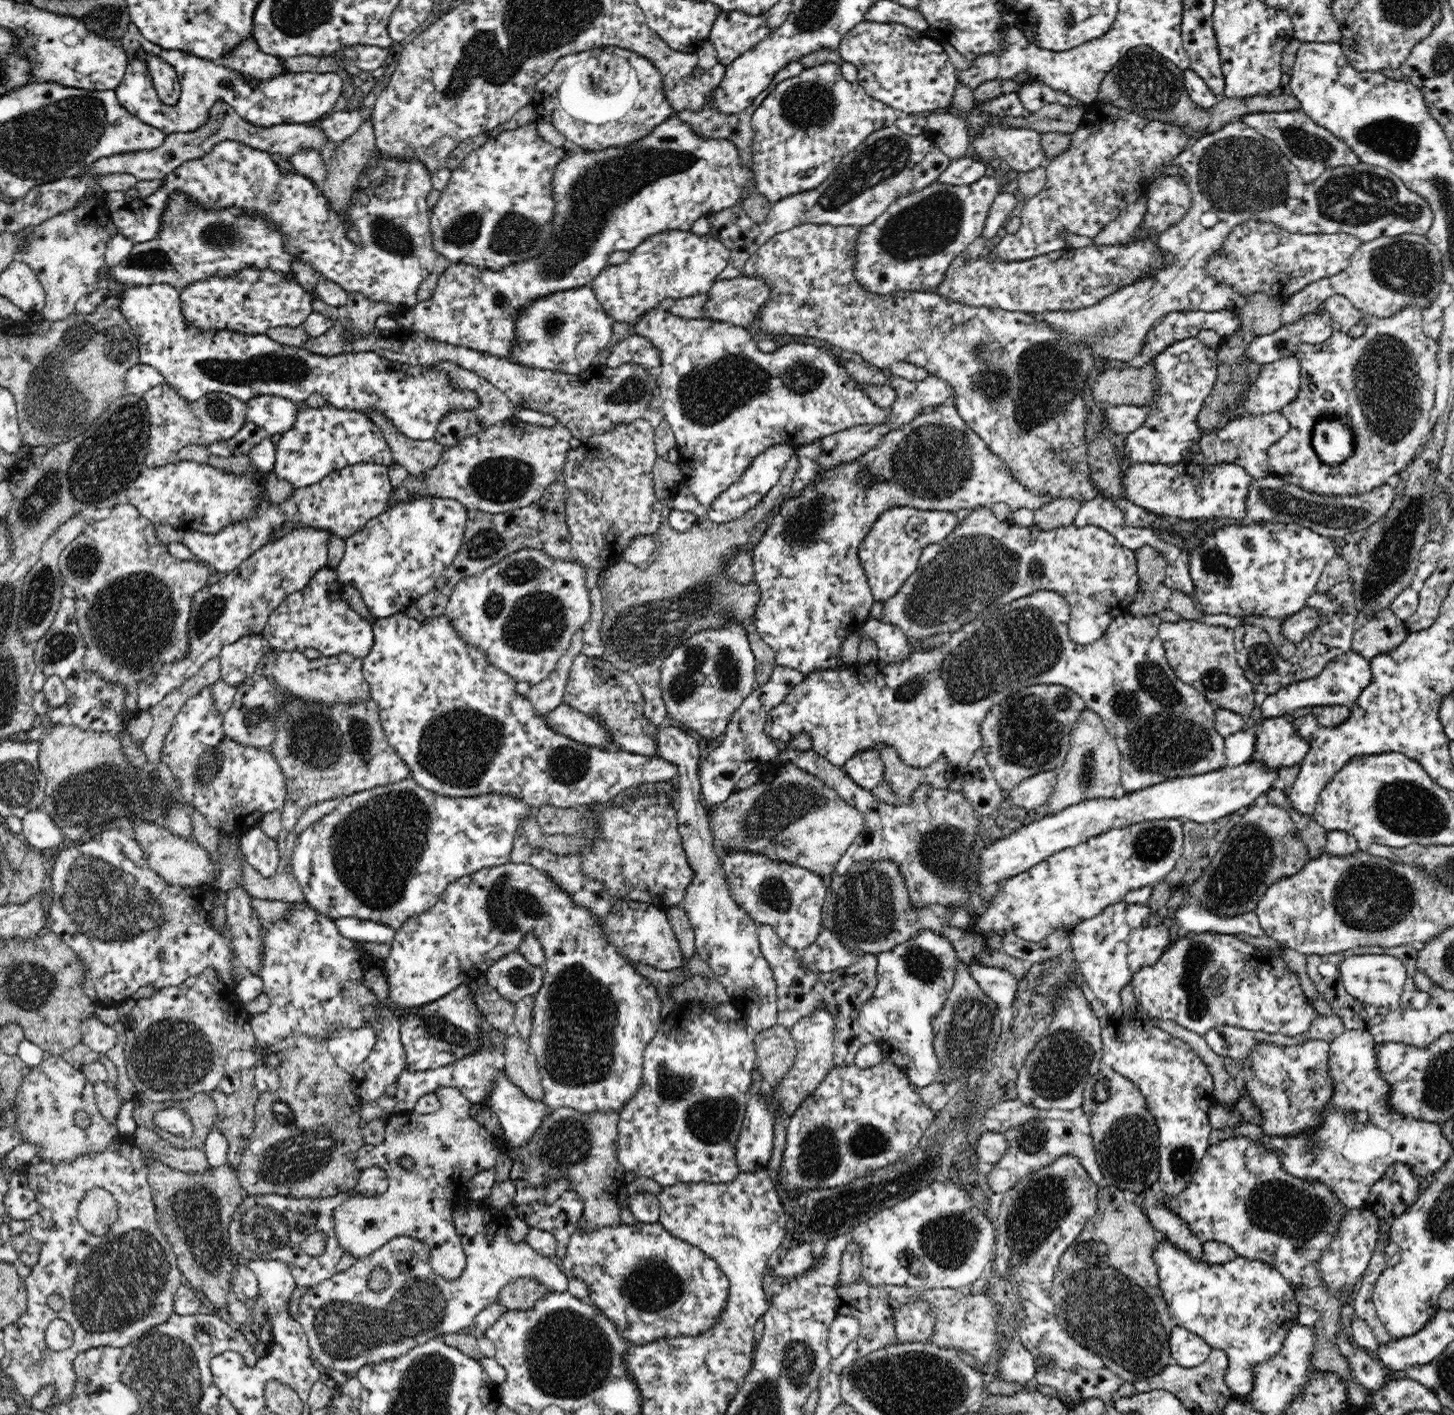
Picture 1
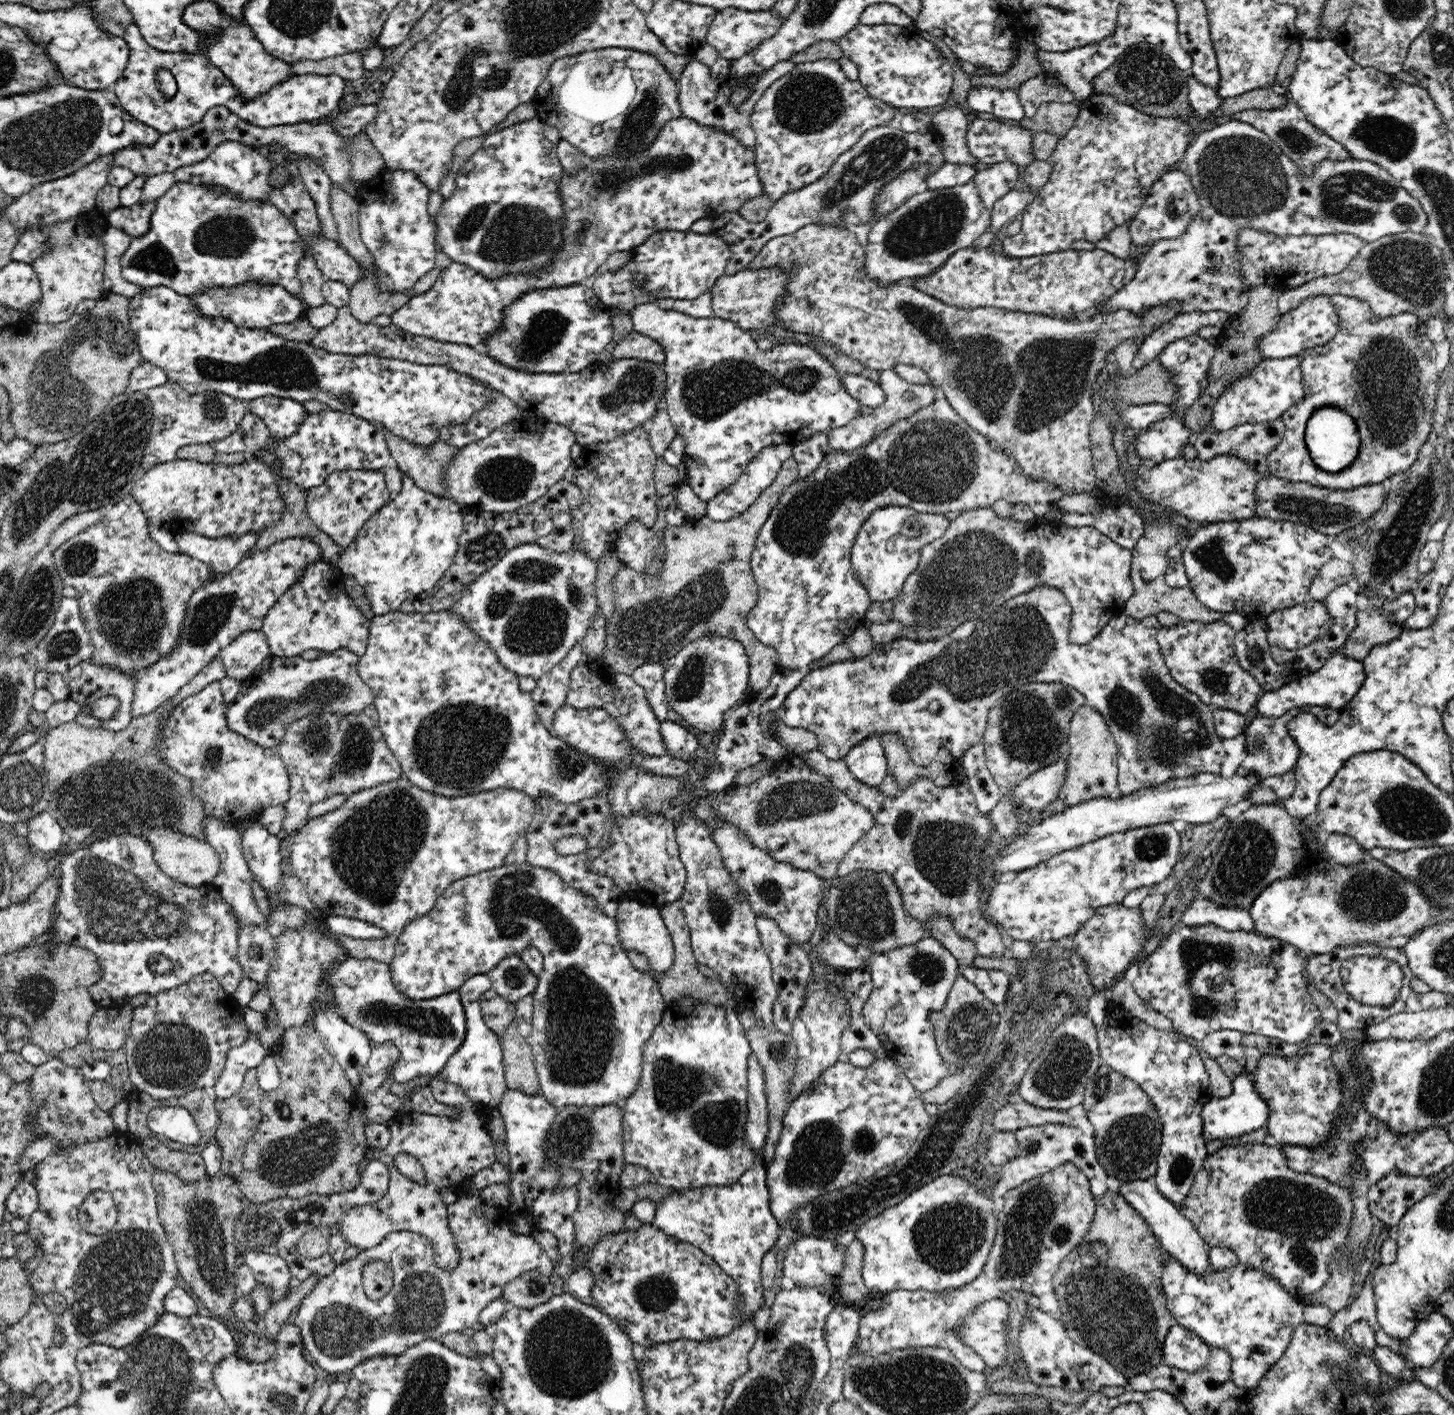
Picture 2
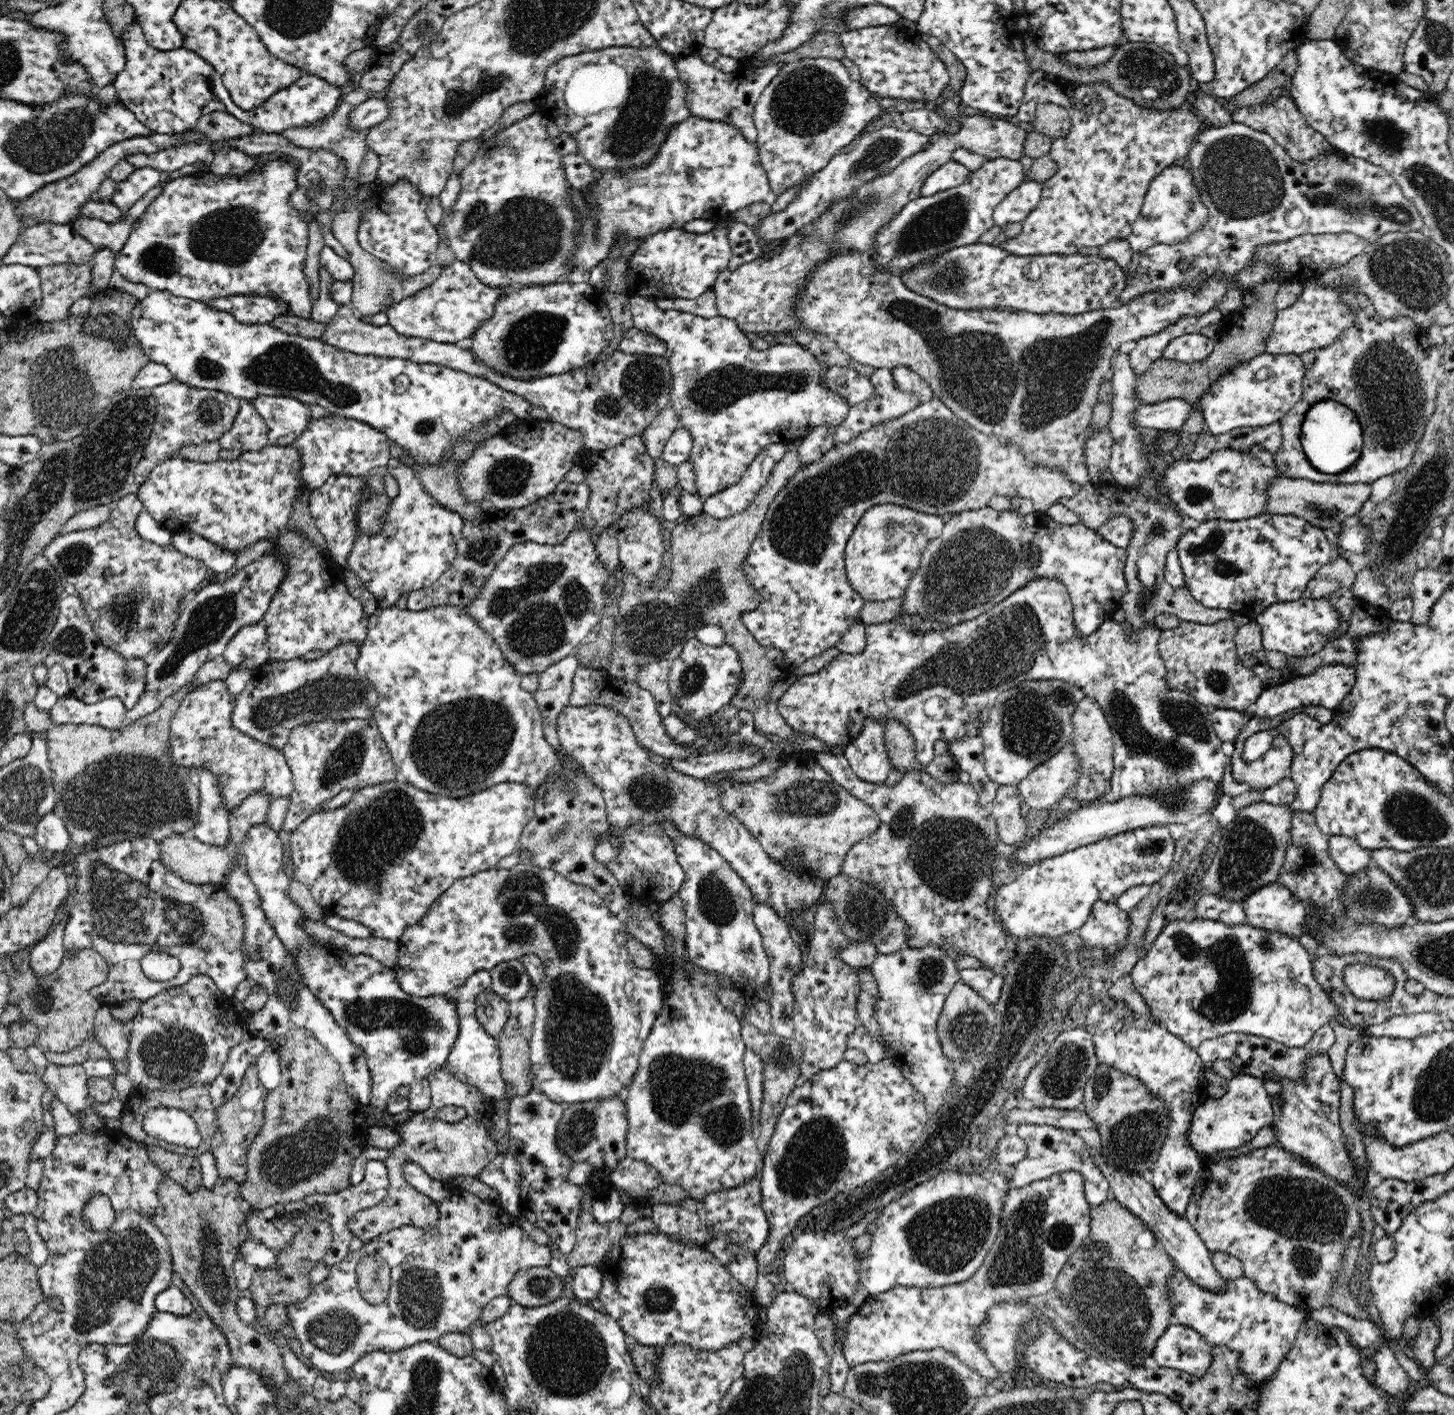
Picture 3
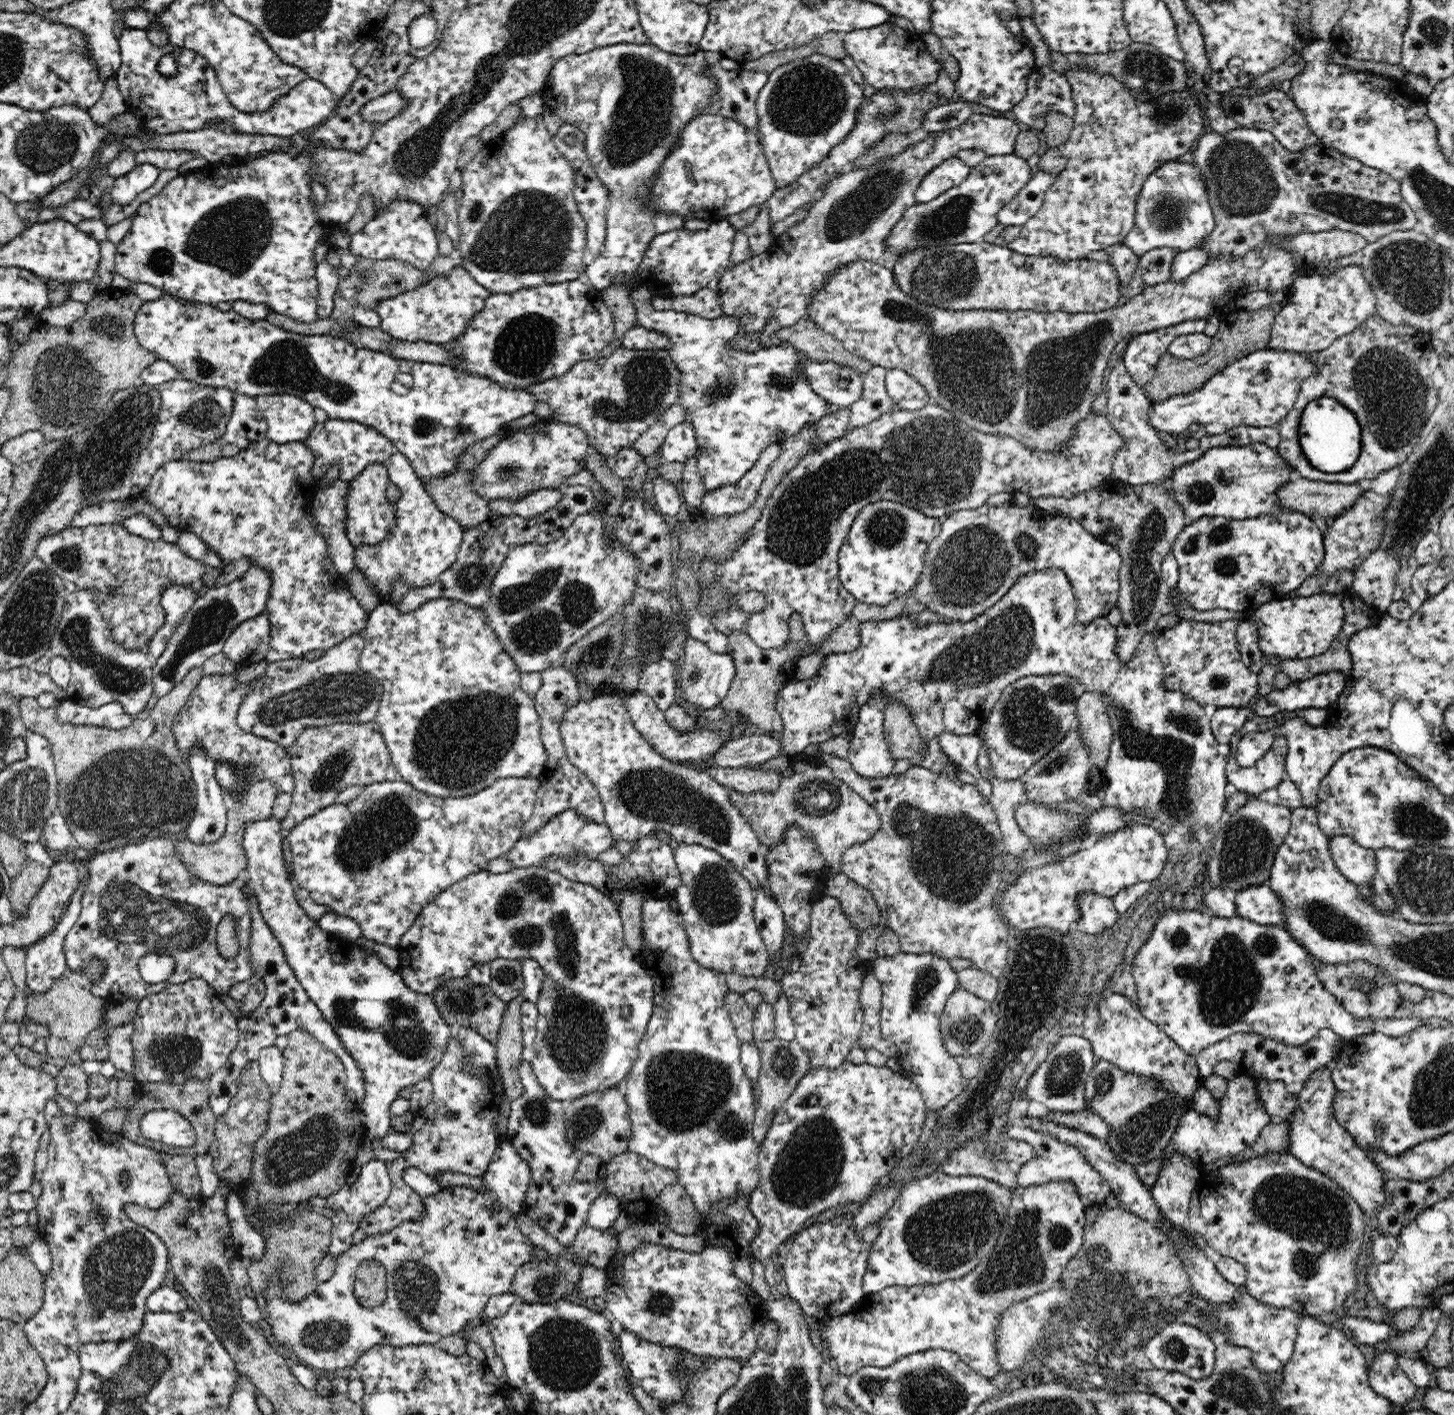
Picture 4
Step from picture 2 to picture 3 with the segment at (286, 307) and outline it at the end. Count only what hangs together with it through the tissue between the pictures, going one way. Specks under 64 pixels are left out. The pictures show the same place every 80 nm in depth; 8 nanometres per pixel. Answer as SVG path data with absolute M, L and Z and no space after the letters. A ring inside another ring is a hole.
M230 296L230 298L218 298L208 302L208 307L229 312L236 321L248 323L248 325L267 324L275 320L276 316L288 315L288 309L281 306L273 298L264 296Z

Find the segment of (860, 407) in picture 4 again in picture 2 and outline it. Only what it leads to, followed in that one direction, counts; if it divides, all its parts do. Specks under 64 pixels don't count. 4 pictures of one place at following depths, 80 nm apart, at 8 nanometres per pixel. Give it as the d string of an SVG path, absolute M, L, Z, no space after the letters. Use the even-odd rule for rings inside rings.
M894 369L880 371L880 376L876 383L880 385L885 395L884 403L880 406L864 406L858 410L856 416L852 416L852 420L842 427L835 428L829 432L829 448L831 451L854 450L854 448L870 442L876 434L880 434L880 430L886 430L890 424L898 422L903 418L908 418L910 414L914 414L916 410L920 410L922 406L930 405L936 398L940 397L940 391L935 390L932 383L927 385L909 385L902 380Z

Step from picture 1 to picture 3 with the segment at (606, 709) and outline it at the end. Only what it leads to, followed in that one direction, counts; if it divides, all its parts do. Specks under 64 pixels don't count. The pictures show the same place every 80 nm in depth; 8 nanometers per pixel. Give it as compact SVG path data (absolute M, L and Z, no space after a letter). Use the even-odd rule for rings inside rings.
M580 665L575 670L573 678L573 691L570 697L570 705L584 706L584 704L605 704L615 708L620 714L623 714L632 725L632 730L642 744L644 749L650 751L657 758L663 758L668 761L688 760L694 756L704 754L704 746L699 749L693 744L678 744L670 737L665 729L663 718L657 709L655 698L651 692L644 690L636 682L628 683L622 679L610 675L606 671L596 669L586 669Z

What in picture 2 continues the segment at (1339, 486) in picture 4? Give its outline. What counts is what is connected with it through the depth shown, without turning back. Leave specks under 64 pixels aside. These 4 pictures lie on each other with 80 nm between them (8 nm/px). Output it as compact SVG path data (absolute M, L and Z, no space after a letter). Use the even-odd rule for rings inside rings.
M1275 476L1264 477L1257 484L1255 495L1257 496L1256 517L1301 522L1324 535L1341 535L1349 528L1364 522L1384 504L1387 498L1380 483L1356 486L1348 490L1332 490L1323 486L1312 486L1307 482L1290 482Z

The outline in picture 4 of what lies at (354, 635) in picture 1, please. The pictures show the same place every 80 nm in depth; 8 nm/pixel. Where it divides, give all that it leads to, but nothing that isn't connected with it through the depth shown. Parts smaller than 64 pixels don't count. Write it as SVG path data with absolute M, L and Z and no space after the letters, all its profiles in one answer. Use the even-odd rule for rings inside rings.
M266 436L266 438L260 438L254 444L248 444L237 455L233 457L222 457L214 462L194 462L184 459L171 460L156 470L148 488L143 492L143 498L154 506L154 508L163 512L172 526L176 527L182 533L186 530L192 534L196 534L196 537L200 538L200 541L205 542L225 564L230 566L236 560L244 558L249 560L250 566L256 565L256 567L260 567L260 569L268 572L268 575L270 575L270 590L268 590L265 610L269 613L271 622L271 641L269 644L270 648L265 656L267 663L302 657L306 652L312 652L312 650L326 651L340 644L348 636L352 636L356 632L362 632L366 628L368 620L369 613L358 605L358 602L354 599L352 593L350 593L350 589L348 589L345 578L340 576L340 573L336 570L333 560L327 551L326 539L322 536L322 532L319 531L315 523L315 518L313 517L313 512L311 512L311 504L316 493L321 488L319 484L320 480L313 475L314 468L315 452L310 450L308 443L294 441L280 444L270 440Z

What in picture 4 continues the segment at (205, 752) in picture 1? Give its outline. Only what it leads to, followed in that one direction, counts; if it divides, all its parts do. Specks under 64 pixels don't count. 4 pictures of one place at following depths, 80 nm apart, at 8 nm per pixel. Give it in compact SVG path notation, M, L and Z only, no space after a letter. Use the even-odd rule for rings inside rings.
M235 673L203 674L192 690L188 702L181 706L173 722L173 733L178 741L178 749L186 758L200 744L208 757L218 762L232 762L234 767L254 767L252 779L268 779L276 783L279 792L291 793L295 788L294 770L289 750L268 738L258 737L242 730L236 722L240 705L248 698L260 677L250 682L240 682Z

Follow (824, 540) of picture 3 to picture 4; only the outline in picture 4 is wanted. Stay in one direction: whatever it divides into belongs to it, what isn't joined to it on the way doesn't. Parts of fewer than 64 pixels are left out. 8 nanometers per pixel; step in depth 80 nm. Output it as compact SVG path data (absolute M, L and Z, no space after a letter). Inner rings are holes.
M930 402L923 409L905 411L894 410L893 412L886 412L886 414L880 414L874 422L869 422L866 426L860 428L852 428L848 432L844 432L842 436L830 440L830 442L814 443L808 454L802 457L802 460L782 476L782 480L776 484L772 490L772 494L768 494L768 500L764 504L762 514L760 518L756 520L756 524L750 528L749 532L745 535L745 538L738 542L736 550L730 552L728 558L711 558L706 556L700 560L697 569L695 570L697 583L699 584L699 590L706 591L716 585L724 591L724 599L728 599L730 604L726 608L716 608L708 614L710 623L714 625L716 631L729 637L732 633L746 633L754 644L763 649L775 649L782 644L786 644L786 638L788 638L789 621L792 615L796 612L801 616L801 621L805 629L805 634L809 638L811 644L818 644L822 640L828 638L828 634L846 618L850 616L852 612L852 606L856 604L856 599L852 597L852 594L840 584L838 579L838 552L842 546L842 542L847 538L850 526L856 518L856 514L870 502L876 502L878 500L890 500L892 502L900 502L906 506L912 507L920 511L922 514L926 514L932 518L939 518L940 516L949 515L950 513L958 510L974 510L980 508L983 504L987 503L987 499L996 492L1009 492L1011 494L1016 492L1022 492L1027 494L1032 499L1038 498L1038 496L1062 496L1064 498L1074 498L1081 495L1085 490L1099 488L1104 482L1110 480L1113 476L1112 465L1115 460L1116 453L1122 448L1124 439L1116 432L1116 429L1111 425L1107 415L1098 414L1093 410L1090 410L1088 416L1084 420L1080 420L1072 430L1070 438L1066 442L1062 442L1056 450L1032 450L1029 446L1026 446L1023 442L1020 442L1018 438L1012 436L1000 436L996 434L986 434L979 430L973 429L966 424L960 424L954 419L952 413L946 412L938 405ZM748 591L758 591L765 596L765 607L757 613L747 613L741 608L735 606L735 598L747 593Z

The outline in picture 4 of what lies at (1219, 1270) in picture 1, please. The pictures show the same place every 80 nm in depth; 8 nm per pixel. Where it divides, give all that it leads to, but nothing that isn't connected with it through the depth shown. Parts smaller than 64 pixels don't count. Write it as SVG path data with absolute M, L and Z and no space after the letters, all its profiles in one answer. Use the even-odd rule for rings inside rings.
M1245 1287L1239 1290L1242 1294L1239 1303L1235 1305L1214 1306L1201 1299L1197 1293L1190 1296L1189 1305L1195 1308L1196 1312L1211 1312L1219 1320L1219 1328L1227 1328L1229 1343L1252 1351L1252 1359L1262 1372L1281 1371L1291 1360L1301 1314L1287 1308L1274 1308L1260 1303L1250 1296Z

